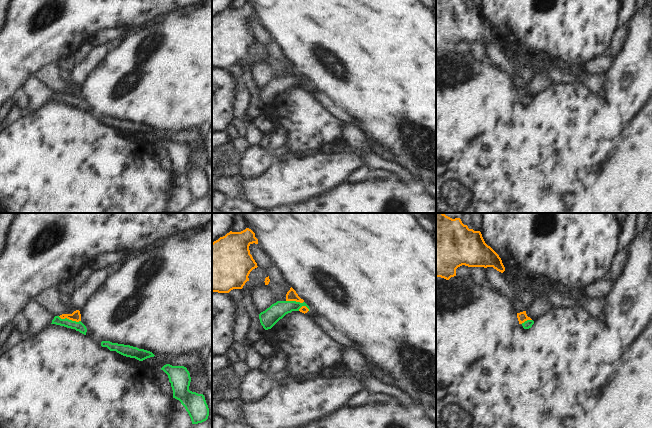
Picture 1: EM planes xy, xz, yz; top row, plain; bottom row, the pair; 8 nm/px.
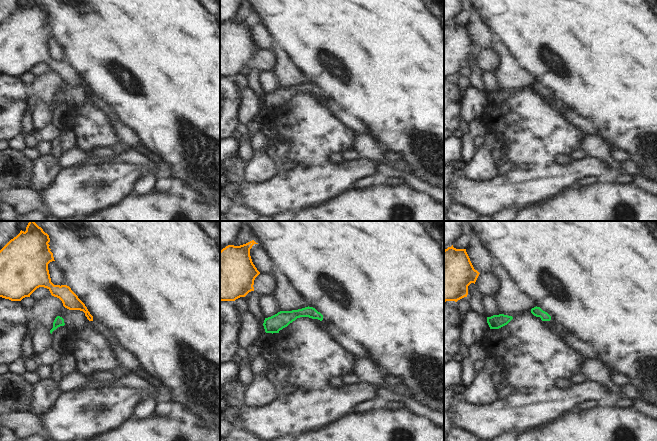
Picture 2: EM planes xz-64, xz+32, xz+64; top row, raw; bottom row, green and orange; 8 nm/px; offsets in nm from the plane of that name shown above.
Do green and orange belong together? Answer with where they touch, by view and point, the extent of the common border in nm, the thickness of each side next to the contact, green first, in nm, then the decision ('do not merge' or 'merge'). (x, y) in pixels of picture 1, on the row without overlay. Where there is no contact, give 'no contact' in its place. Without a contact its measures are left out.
xy (68, 95) | 190 nm | 80/80 nm | do not merge

